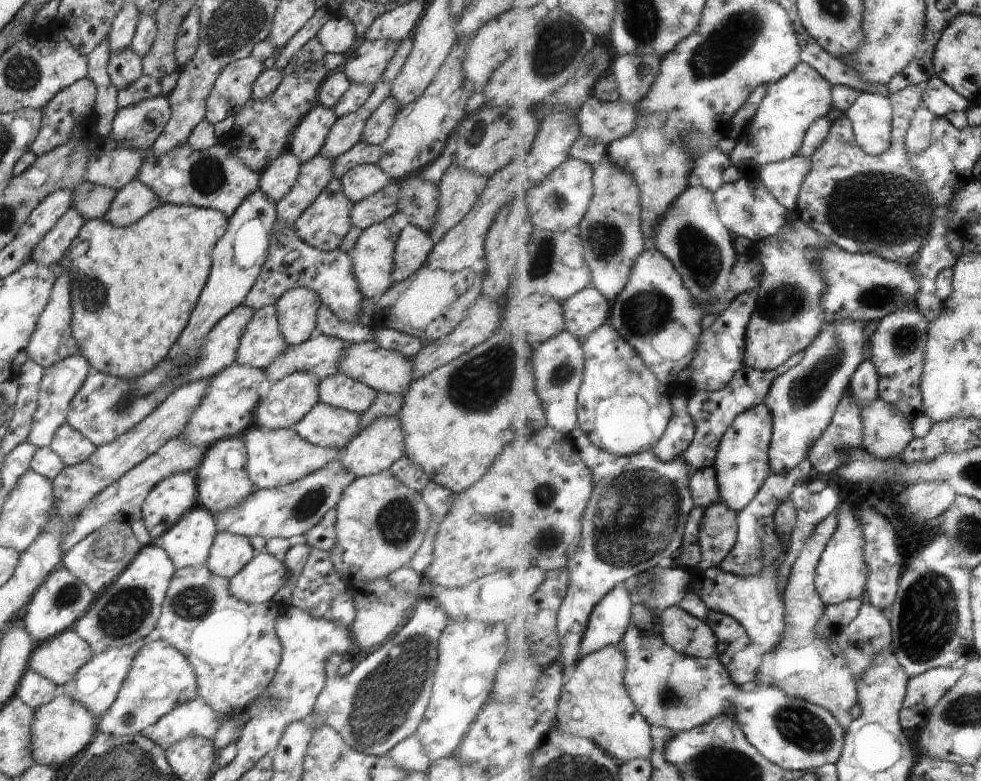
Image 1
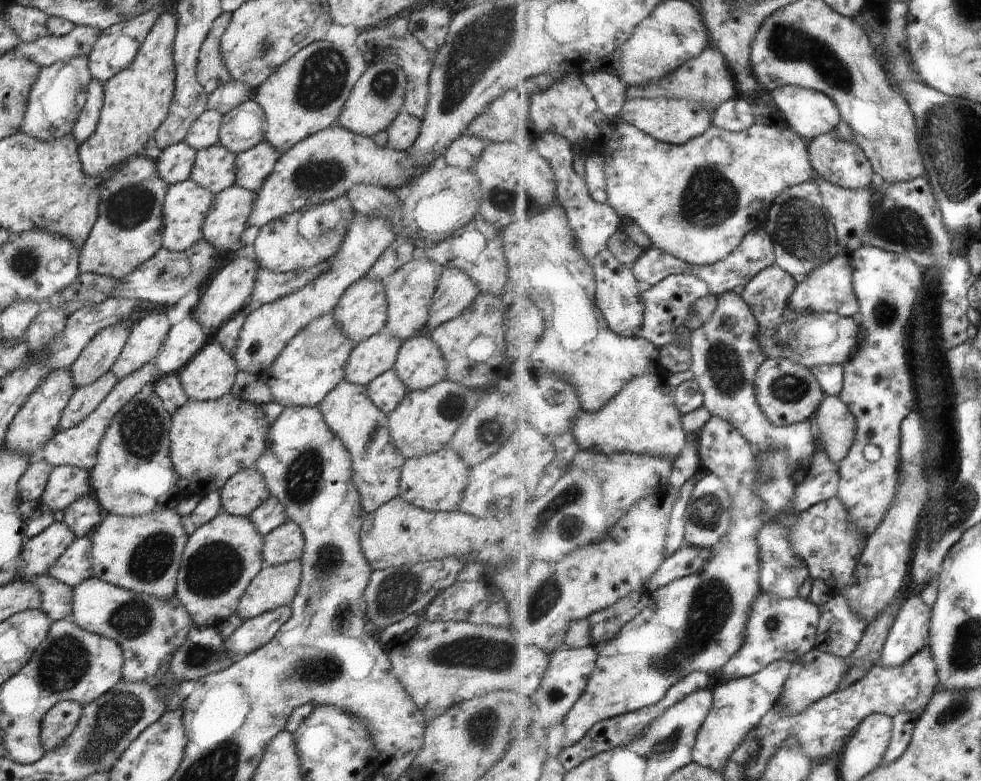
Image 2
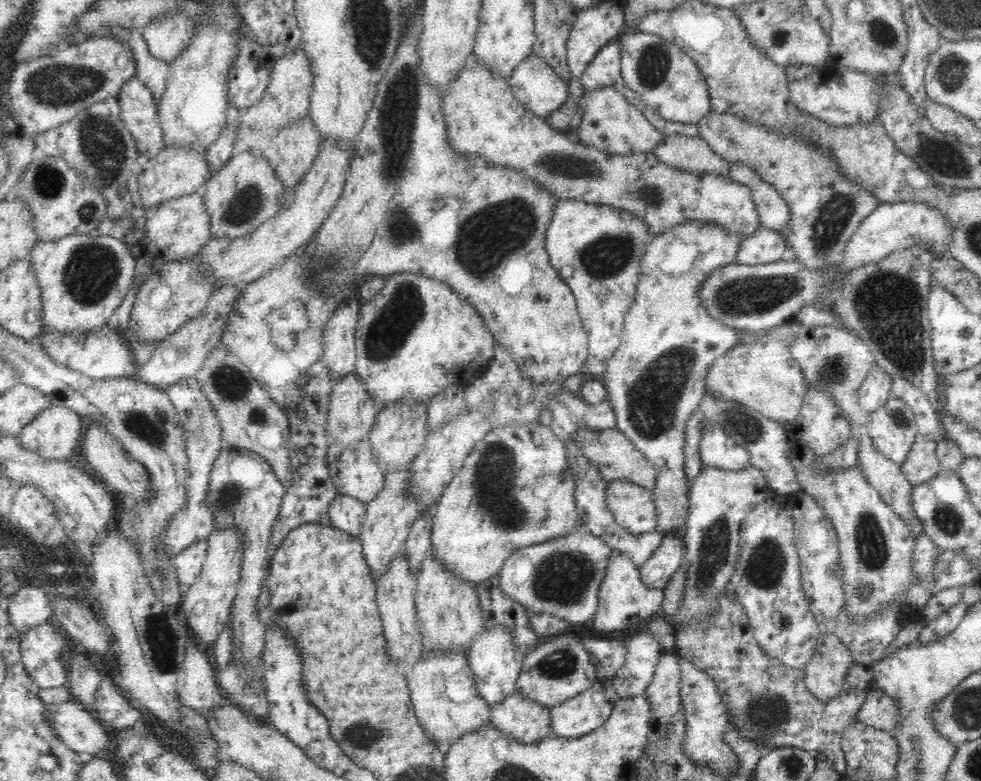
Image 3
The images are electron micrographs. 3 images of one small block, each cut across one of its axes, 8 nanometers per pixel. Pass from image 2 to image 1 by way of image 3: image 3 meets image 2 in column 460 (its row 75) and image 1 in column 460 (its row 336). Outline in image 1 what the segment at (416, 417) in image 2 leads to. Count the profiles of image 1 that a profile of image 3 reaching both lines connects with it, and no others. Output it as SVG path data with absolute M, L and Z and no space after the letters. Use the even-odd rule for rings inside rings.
M543 428L541 432L537 432L537 436L533 436L533 440L529 440L529 444L525 444L525 440L519 440L517 444L507 444L507 446L503 448L503 452L497 456L497 460L493 460L493 464L489 466L487 474L485 474L479 482L474 482L463 492L453 494L452 505L450 506L449 512L438 524L438 532L434 540L434 559L427 568L425 574L426 580L431 583L431 585L450 589L453 587L464 587L472 580L494 573L495 571L529 570L529 568L533 568L533 566L543 568L543 570L555 570L557 564L568 566L570 556L574 555L574 552L581 544L581 539L583 539L583 519L593 492L593 487L594 476L592 468L585 466L585 461L579 458L577 448L575 448L575 444L573 444L573 440L571 440L569 434L557 432L555 428Z

